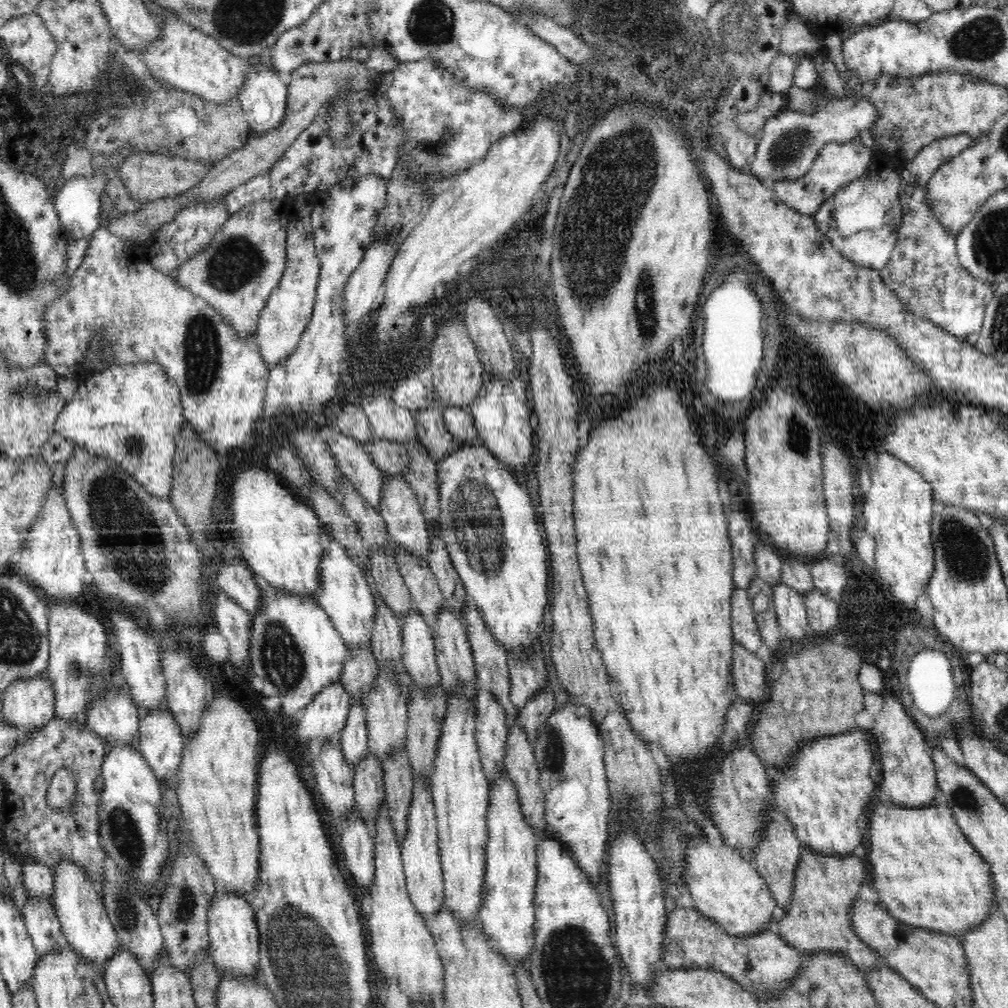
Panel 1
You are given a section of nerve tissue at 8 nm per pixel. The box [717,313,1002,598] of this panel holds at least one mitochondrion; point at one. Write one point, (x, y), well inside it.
(966, 554)

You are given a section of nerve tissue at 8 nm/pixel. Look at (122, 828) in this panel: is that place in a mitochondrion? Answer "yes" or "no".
yes

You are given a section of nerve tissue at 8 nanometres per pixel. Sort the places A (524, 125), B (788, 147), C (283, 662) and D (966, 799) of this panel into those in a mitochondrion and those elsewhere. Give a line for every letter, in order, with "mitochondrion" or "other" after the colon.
A: other
B: mitochondrion
C: mitochondrion
D: mitochondrion

